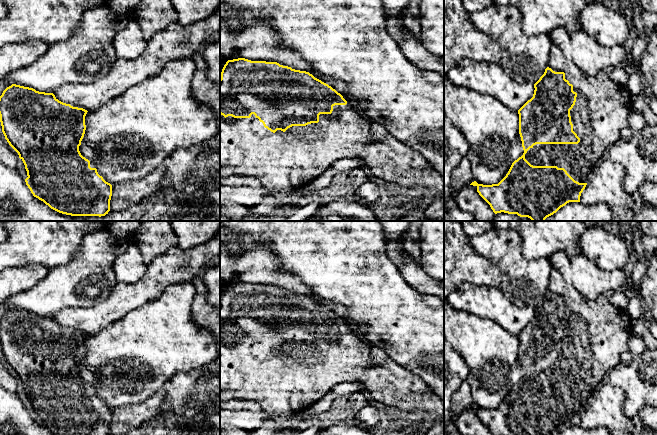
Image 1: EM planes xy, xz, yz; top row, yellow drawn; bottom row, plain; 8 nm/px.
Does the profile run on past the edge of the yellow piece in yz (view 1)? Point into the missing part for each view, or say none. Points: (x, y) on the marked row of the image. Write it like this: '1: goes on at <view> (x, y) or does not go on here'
1: goes on at yz (601, 110)

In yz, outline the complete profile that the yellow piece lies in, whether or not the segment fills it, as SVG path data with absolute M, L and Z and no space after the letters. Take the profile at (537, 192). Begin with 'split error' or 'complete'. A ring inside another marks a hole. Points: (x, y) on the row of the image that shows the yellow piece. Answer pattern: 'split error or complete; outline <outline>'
split error; outline M557 46L552 47L548 67L534 88L533 97L518 110L523 155L512 163L498 184L483 185L474 181L470 185L477 187L477 192L495 214L504 212L528 217L532 221L545 221L567 203L580 202L581 193L592 180L604 151L622 139L621 131L628 127L632 104L626 86L615 83L608 72L587 76L567 60Z

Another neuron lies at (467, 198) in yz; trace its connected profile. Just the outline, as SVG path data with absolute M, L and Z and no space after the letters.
M477 186L462 187L453 197L457 208L471 213L476 221L490 221L495 216L490 205L477 192Z

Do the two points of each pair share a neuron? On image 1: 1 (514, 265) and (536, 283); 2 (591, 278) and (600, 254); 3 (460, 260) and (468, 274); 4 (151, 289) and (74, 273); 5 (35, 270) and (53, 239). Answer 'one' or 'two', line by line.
1: one
2: two
3: one
4: two
5: two

